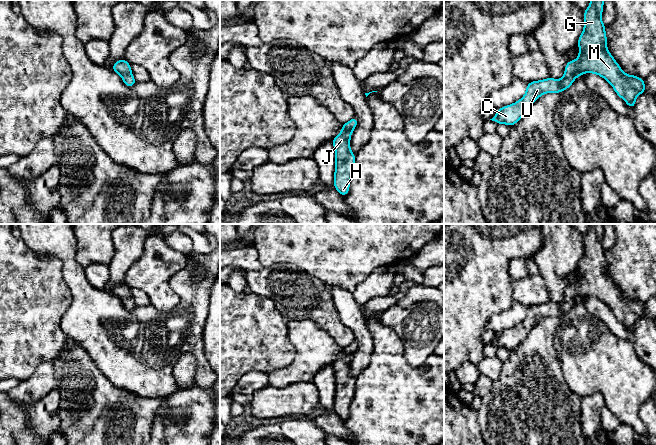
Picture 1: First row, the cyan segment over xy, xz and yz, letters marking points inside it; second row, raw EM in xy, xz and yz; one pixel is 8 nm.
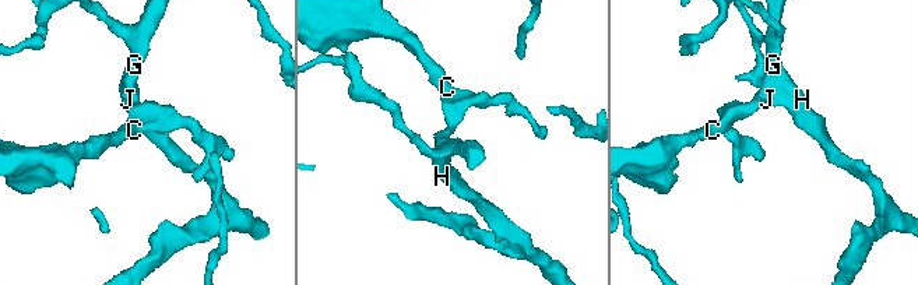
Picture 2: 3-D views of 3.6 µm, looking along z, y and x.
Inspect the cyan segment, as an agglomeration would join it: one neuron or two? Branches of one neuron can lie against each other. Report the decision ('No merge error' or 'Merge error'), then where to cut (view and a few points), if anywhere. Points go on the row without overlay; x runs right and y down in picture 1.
No merge error. No split

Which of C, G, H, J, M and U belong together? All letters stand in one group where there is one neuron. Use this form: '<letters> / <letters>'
C G H J M U

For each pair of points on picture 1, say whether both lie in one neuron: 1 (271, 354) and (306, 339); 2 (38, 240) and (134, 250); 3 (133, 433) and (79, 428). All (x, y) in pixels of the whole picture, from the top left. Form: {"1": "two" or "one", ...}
{"1": "two", "2": "two", "3": "one"}

